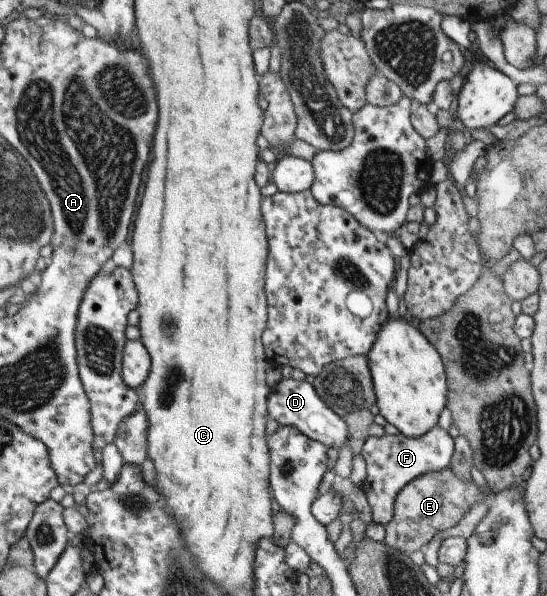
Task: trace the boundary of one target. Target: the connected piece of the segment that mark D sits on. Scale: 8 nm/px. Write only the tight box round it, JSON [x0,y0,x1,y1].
[269,377,348,450]

